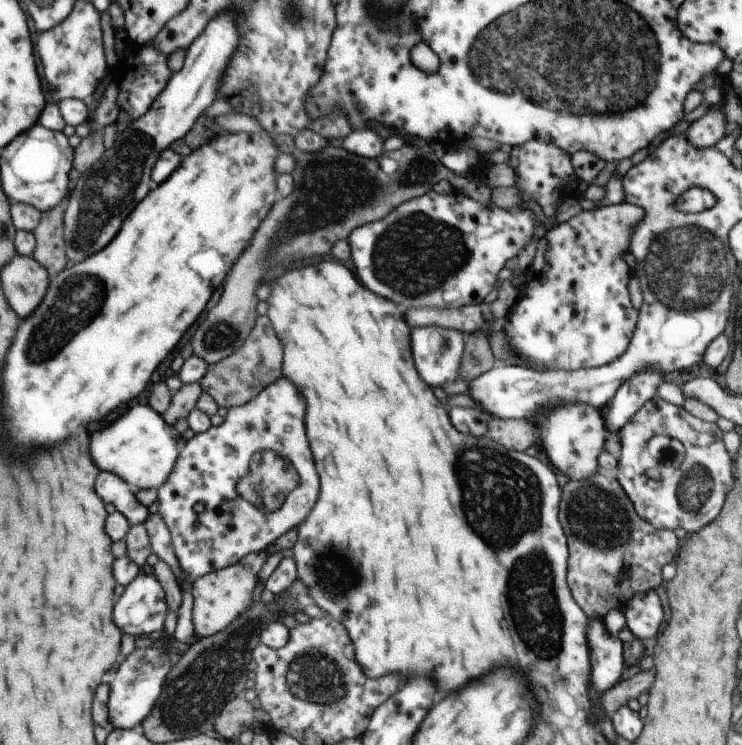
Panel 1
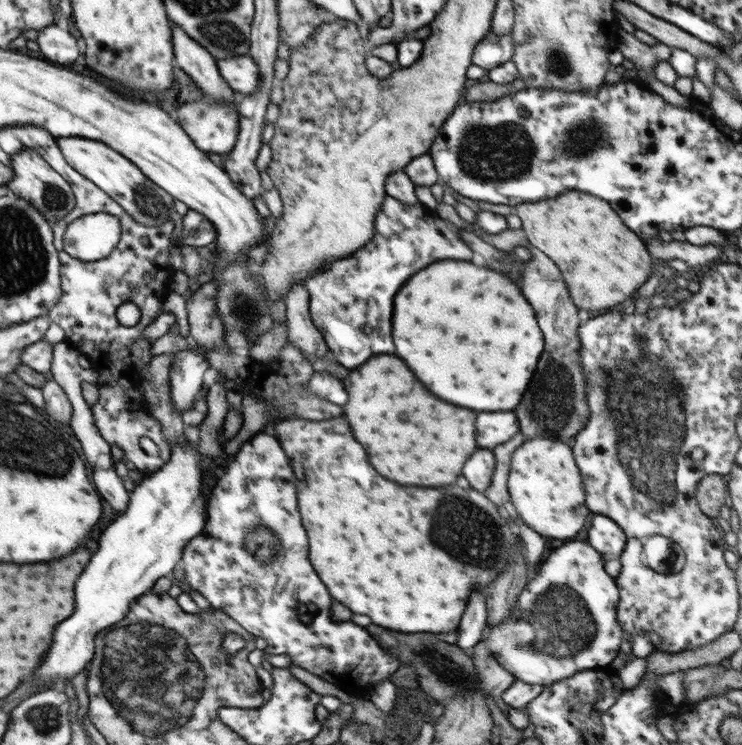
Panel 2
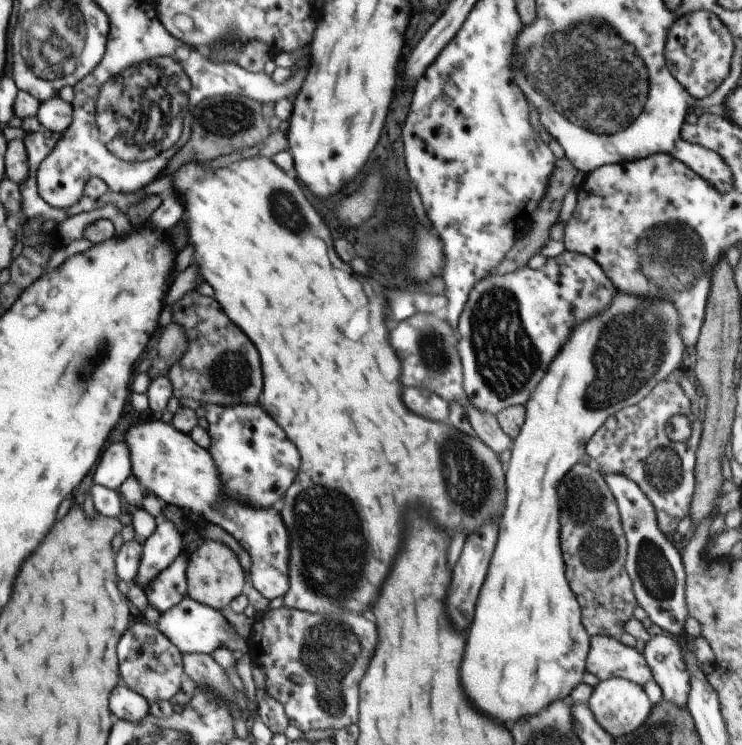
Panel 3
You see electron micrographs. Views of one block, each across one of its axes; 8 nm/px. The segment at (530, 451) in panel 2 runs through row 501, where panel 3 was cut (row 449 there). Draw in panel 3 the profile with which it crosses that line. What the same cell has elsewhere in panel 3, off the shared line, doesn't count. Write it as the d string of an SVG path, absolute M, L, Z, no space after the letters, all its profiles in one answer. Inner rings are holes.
M618 292L604 312L584 320L572 330L525 404L526 422L518 438L513 439L510 466L504 474L506 506L500 518L498 544L480 588L462 662L462 684L470 702L492 718L516 722L524 716L538 716L538 712L555 700L573 702L570 694L582 683L590 636L582 624L576 595L564 576L565 564L558 540L558 484L578 460L587 456L584 442L587 443L610 416L640 402L658 383L676 374L676 366L684 354L678 326L680 320L672 301Z

